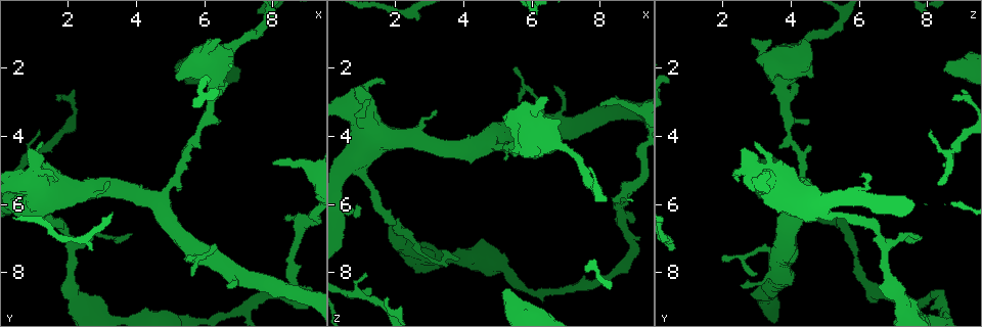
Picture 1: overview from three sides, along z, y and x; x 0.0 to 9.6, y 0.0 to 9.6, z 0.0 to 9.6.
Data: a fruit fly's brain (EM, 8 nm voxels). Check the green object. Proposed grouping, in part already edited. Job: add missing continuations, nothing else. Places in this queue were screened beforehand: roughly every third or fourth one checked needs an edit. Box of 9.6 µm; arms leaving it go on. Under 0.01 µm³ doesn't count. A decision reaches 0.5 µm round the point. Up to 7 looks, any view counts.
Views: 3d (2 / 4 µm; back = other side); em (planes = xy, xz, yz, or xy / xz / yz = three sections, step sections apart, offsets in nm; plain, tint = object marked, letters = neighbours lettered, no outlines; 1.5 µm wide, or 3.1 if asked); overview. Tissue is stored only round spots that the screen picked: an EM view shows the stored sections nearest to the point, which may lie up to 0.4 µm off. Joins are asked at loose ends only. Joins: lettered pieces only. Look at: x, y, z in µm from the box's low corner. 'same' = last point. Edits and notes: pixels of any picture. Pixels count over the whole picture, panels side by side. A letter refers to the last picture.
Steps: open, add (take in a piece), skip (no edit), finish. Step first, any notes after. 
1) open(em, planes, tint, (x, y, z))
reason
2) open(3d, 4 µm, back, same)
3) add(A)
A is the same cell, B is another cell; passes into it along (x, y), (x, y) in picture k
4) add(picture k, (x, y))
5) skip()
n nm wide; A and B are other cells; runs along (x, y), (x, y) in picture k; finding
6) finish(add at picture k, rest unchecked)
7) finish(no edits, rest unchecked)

open(3d, 2 µm, back, (3.15, 5.25, 3.30))
thin end

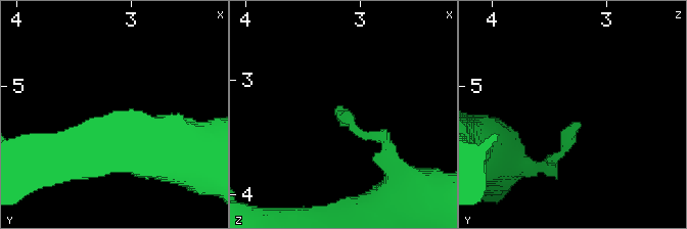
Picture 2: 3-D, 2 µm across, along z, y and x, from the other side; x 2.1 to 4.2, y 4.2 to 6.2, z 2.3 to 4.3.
open(em, planes, letters, (3.20, 5.30, 3.28))
need the tissue

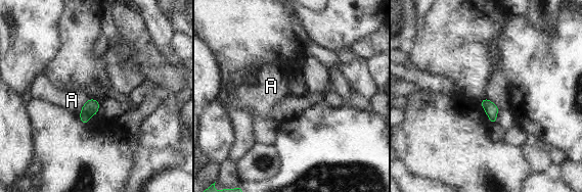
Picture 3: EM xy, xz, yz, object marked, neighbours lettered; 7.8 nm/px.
skip()
100 nm wide; A is another cell; none of them fits

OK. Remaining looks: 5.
open(em, planes, letters, (0.90, 5.10, 6.10))
free end

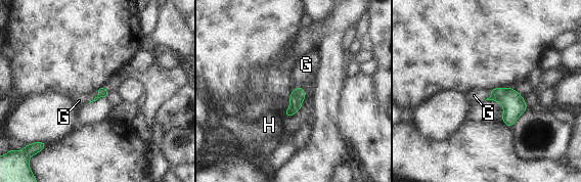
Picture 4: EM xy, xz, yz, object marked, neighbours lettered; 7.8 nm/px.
add(picture 4, (79, 100))
G is the same cell, H is another cell; passes into it along (102, 91), (95, 97), (79, 100) in picture 4; the neuron continues

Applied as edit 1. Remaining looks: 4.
open(em, planes, letters, (1.60, 5.25, 2.50))
branch stops here

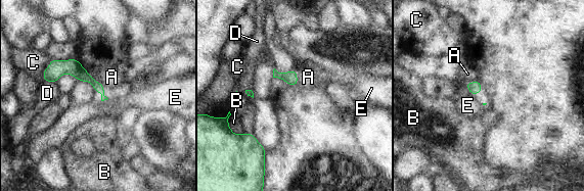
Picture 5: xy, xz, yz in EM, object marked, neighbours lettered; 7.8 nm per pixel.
skip()
A touches over 120 nm; A, B, C, D and E are other cells; runs along (46, 74), (76, 68), (100, 89) in picture 5; none of them fits

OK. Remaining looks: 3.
finish(add at picture 4, rest unchecked)

